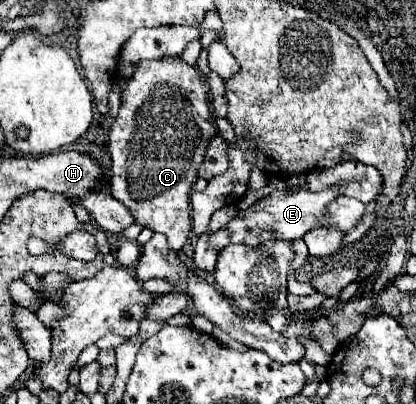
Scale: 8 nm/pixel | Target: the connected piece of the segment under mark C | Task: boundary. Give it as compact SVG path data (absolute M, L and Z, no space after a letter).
M163 55L133 65L133 75L125 81L121 107L109 131L109 191L133 211L135 223L163 233L175 251L181 251L189 237L189 197L215 133L209 87L197 65L185 63L179 55Z

